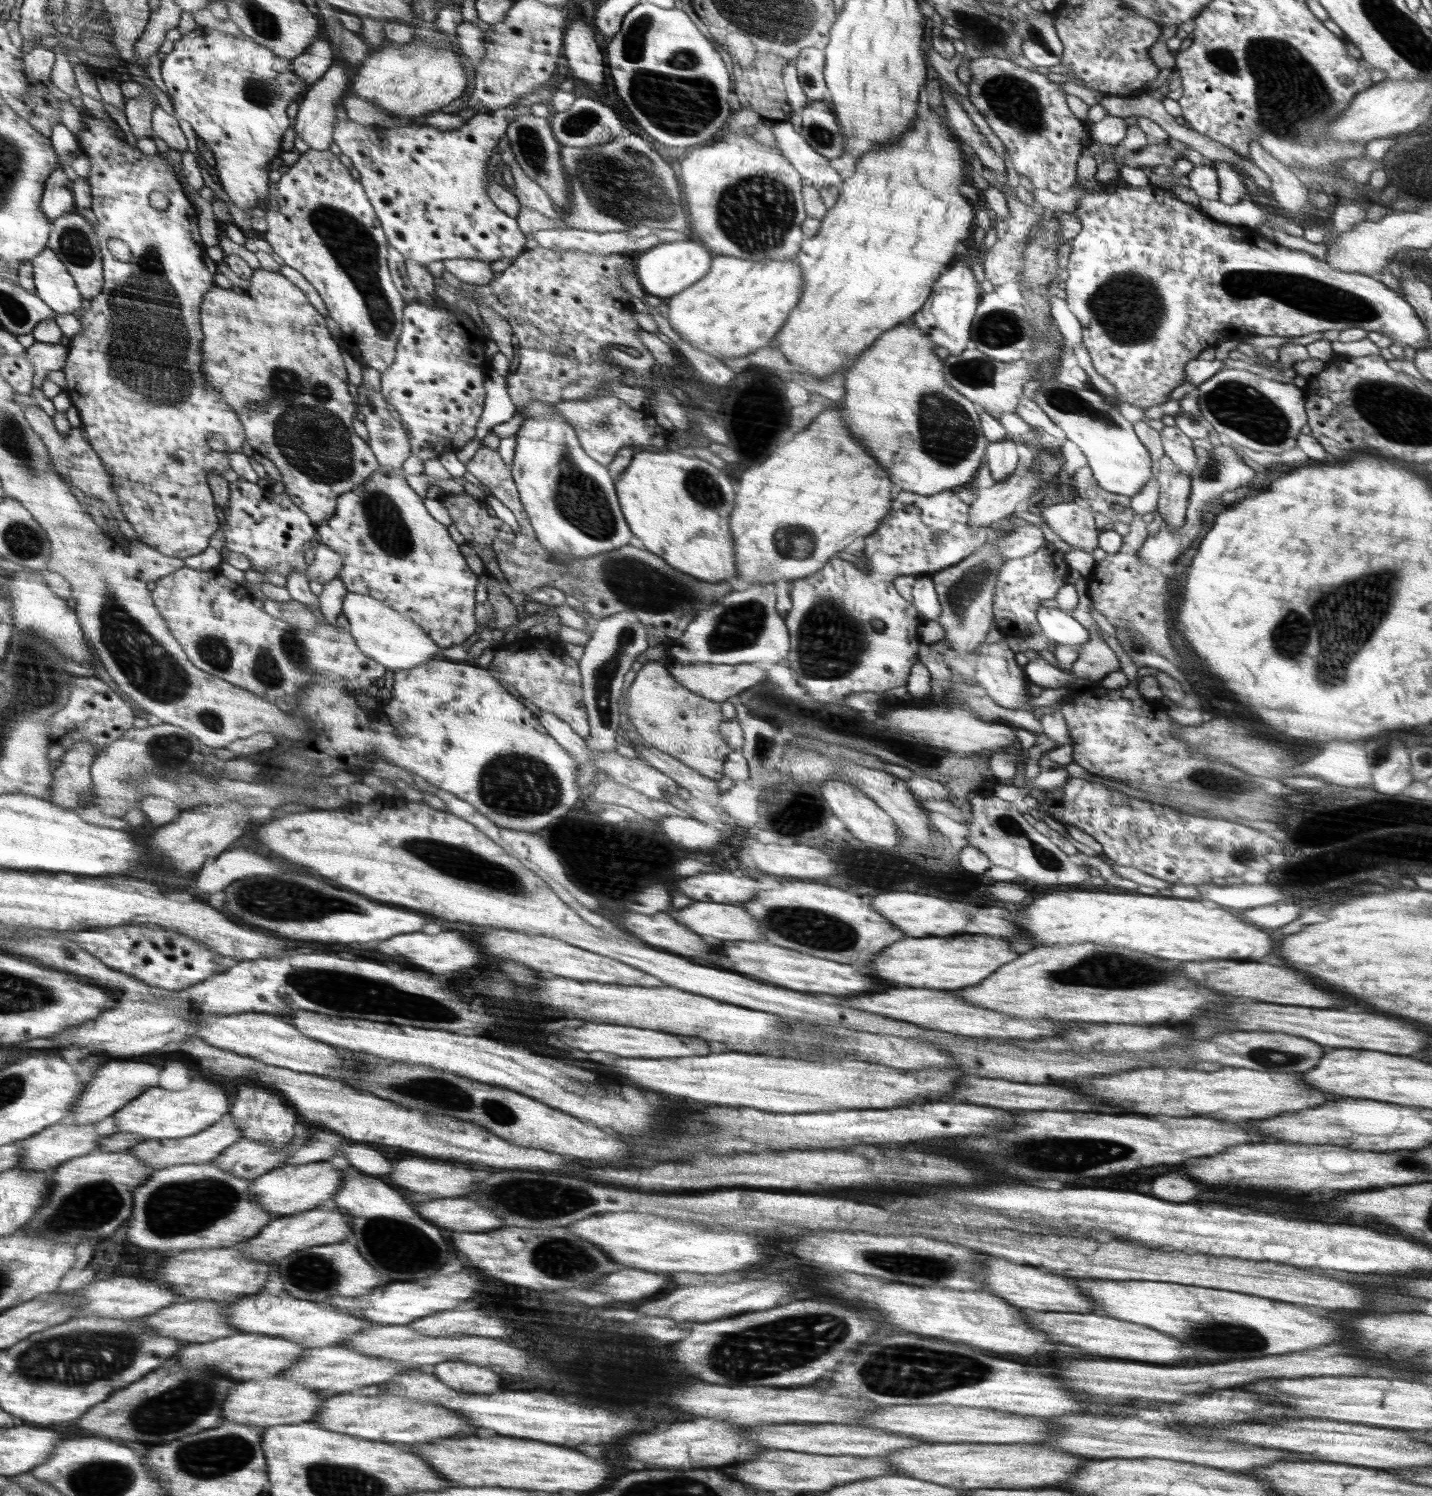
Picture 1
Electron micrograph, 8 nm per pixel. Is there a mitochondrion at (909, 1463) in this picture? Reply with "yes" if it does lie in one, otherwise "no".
no

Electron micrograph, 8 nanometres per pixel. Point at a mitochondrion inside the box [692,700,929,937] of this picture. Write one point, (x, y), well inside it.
(764, 748)

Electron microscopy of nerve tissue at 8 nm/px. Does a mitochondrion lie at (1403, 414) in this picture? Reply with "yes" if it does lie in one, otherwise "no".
yes

